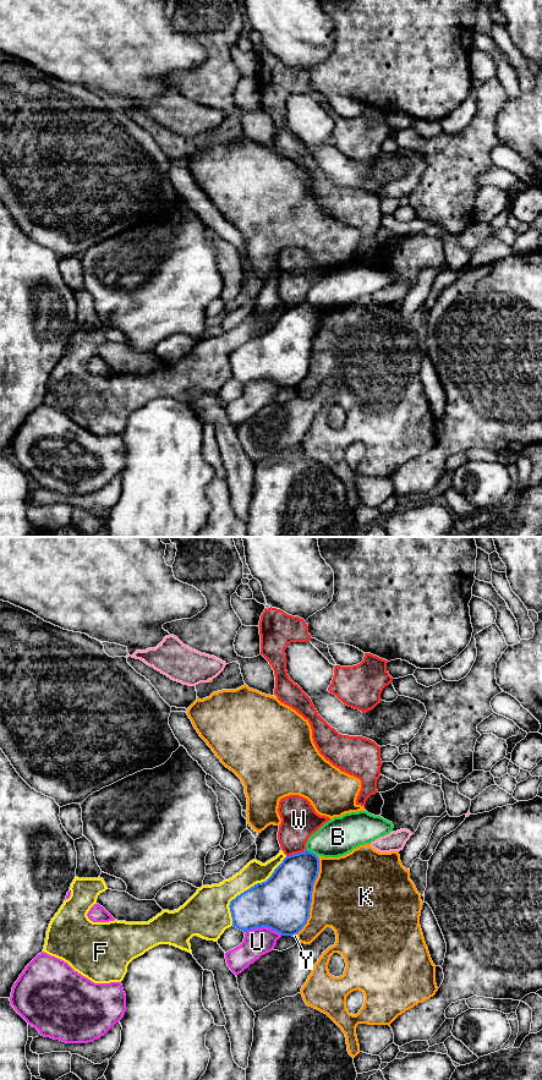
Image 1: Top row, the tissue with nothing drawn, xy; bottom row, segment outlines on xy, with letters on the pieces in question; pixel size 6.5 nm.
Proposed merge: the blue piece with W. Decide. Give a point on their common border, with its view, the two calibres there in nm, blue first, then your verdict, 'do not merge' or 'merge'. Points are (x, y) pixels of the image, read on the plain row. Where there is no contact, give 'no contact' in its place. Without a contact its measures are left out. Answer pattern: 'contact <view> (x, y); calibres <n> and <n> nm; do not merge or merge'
contact xy (295, 306); calibres 300 and 240 nm; do not merge

